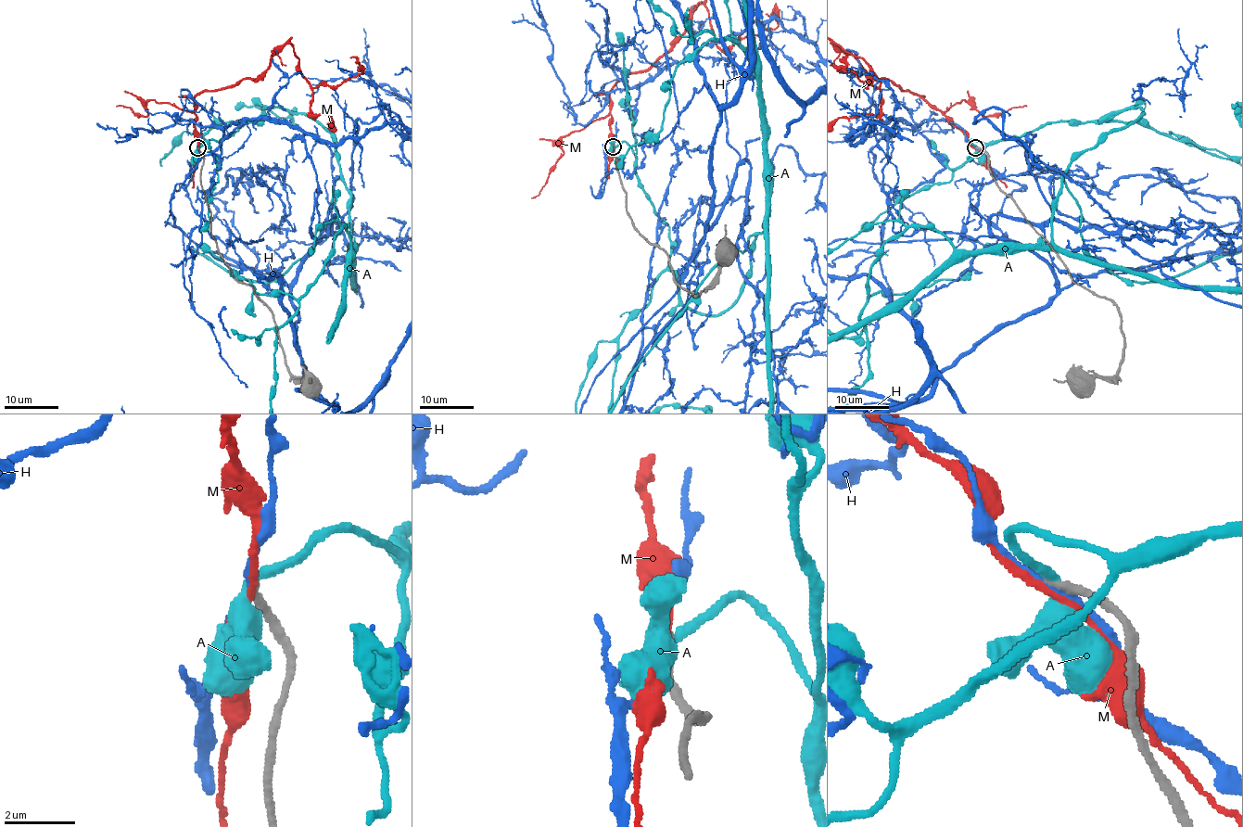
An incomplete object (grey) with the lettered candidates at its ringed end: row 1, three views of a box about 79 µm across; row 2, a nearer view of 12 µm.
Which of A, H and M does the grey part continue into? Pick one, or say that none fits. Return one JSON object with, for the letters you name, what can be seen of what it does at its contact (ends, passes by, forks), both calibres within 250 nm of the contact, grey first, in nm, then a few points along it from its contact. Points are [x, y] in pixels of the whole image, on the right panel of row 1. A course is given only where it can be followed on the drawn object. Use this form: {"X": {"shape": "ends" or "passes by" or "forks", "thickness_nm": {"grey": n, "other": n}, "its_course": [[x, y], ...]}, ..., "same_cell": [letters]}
{"same_cell": []}

